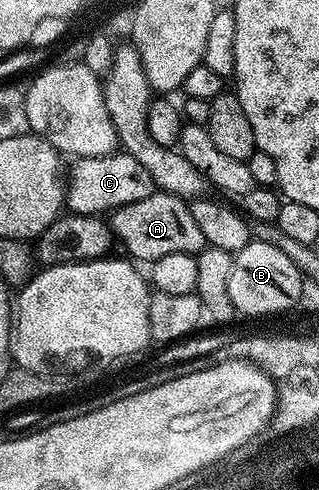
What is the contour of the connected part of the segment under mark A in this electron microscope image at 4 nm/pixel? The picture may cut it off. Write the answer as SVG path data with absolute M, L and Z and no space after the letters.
M159 190L152 192L150 198L142 198L142 202L130 202L112 211L110 227L119 247L121 244L129 252L125 253L136 262L151 262L166 254L195 254L206 246L202 230L198 230L198 222L194 222L189 201Z

